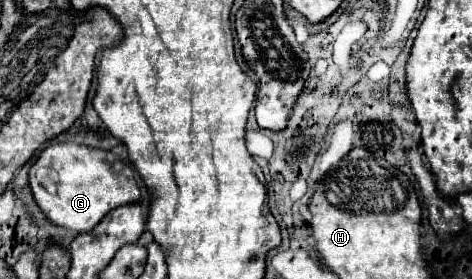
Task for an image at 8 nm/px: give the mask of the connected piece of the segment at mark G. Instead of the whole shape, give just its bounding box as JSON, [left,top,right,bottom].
[29,142,141,232]

